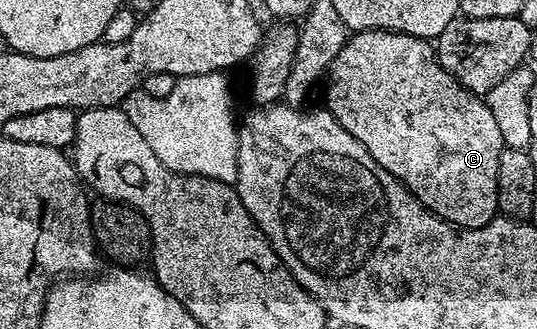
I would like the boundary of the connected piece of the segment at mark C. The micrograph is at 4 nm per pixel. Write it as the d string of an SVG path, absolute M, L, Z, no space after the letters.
M376 28L366 32L355 32L345 41L343 50L335 58L335 62L329 68L327 81L329 89L325 92L327 110L383 166L383 170L390 172L400 184L405 185L411 195L424 207L434 212L436 216L446 220L448 224L456 226L458 229L478 228L484 224L489 224L498 215L497 210L497 175L499 174L499 154L502 150L501 135L499 125L495 123L495 114L491 114L488 103L478 93L469 92L462 84L437 60L437 49L428 40L421 40L417 36L408 36L402 32L387 32Z

